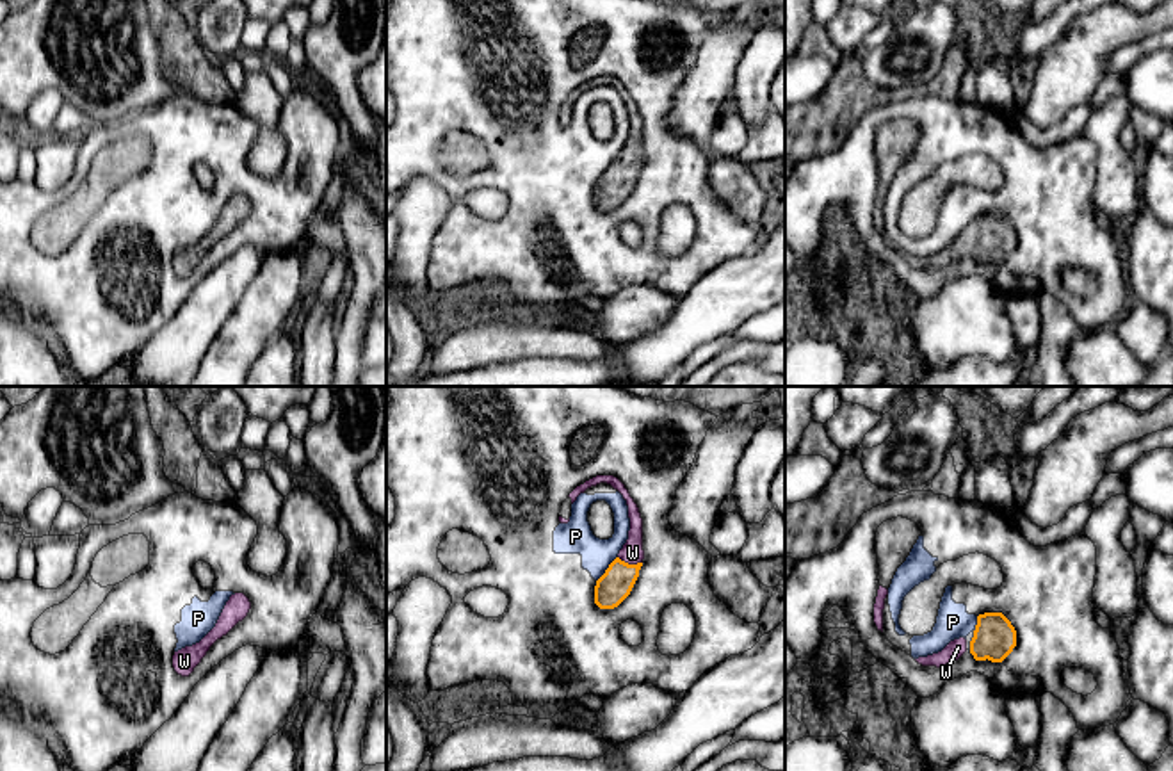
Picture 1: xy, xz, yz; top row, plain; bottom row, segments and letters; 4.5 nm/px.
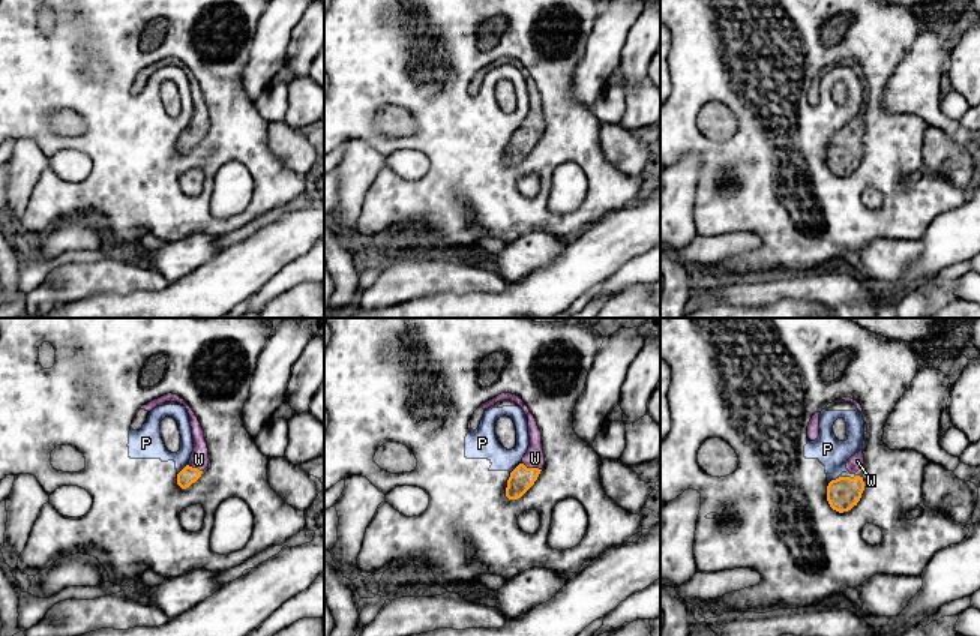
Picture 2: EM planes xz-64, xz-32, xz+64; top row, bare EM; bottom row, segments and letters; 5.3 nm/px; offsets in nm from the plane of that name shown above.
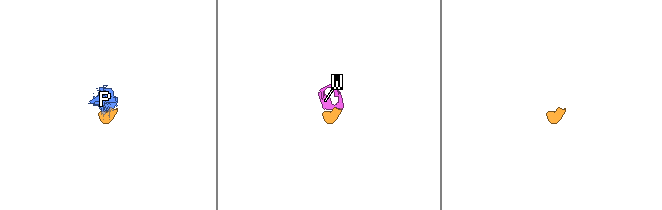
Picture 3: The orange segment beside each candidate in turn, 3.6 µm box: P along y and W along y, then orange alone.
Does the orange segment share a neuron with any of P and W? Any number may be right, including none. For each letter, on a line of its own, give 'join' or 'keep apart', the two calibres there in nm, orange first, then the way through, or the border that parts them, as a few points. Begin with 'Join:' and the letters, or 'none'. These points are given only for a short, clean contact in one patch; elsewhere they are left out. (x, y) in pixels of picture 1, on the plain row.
Join: W
P: keep apart; 150 nm thick on the orange side, 150 nm on the other; border along xz (616, 157), (597, 182)
W: join; 150 nm thick on the orange side, 100 nm on the other; runs through xz (616, 184), (630, 166), (632, 154)

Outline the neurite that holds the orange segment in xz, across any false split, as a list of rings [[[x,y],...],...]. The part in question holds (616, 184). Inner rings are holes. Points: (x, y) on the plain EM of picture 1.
[[[596,77],[586,82],[584,85],[577,87],[568,96],[568,100],[561,107],[559,123],[568,125],[571,118],[571,105],[577,101],[577,98],[584,94],[587,89],[596,87],[600,84],[611,85],[614,91],[618,91],[623,96],[628,107],[628,119],[630,119],[630,132],[627,144],[619,151],[618,158],[609,166],[605,174],[596,182],[595,187],[595,205],[600,210],[614,210],[630,196],[644,160],[643,119],[628,91],[614,77]]]

